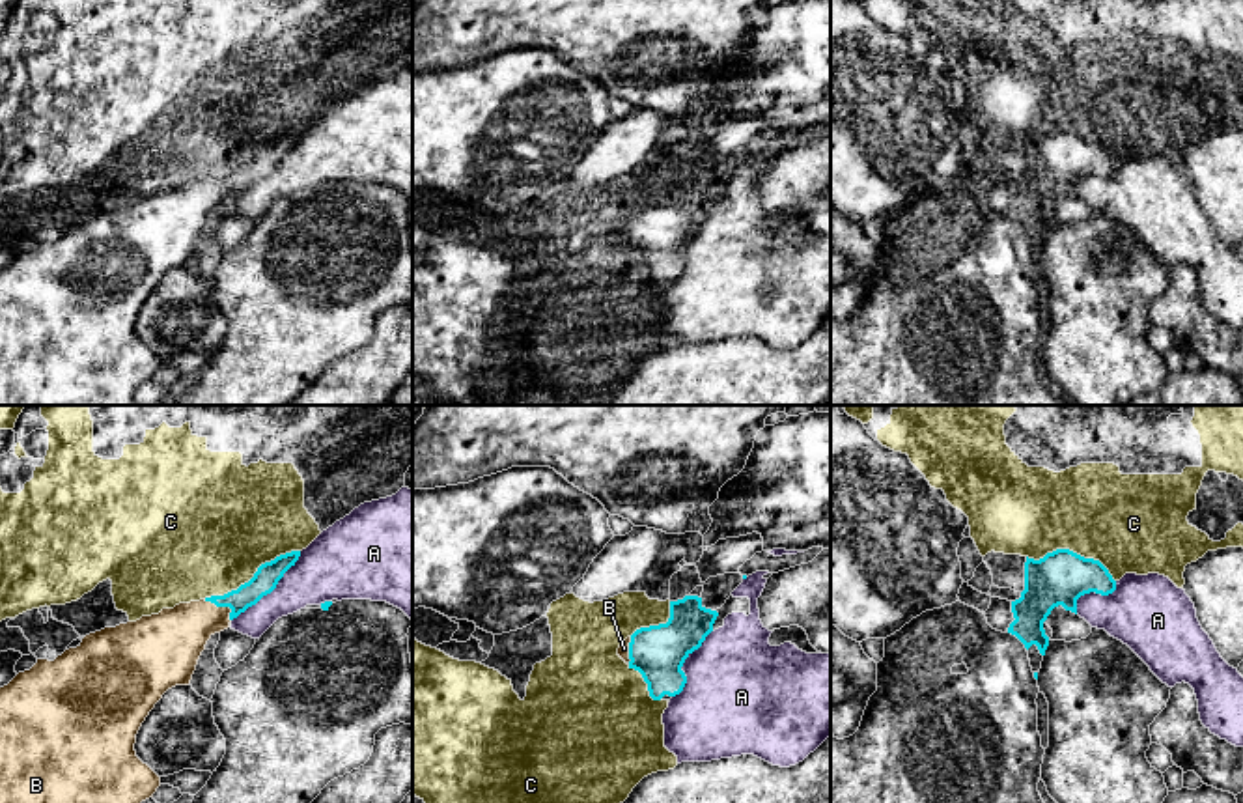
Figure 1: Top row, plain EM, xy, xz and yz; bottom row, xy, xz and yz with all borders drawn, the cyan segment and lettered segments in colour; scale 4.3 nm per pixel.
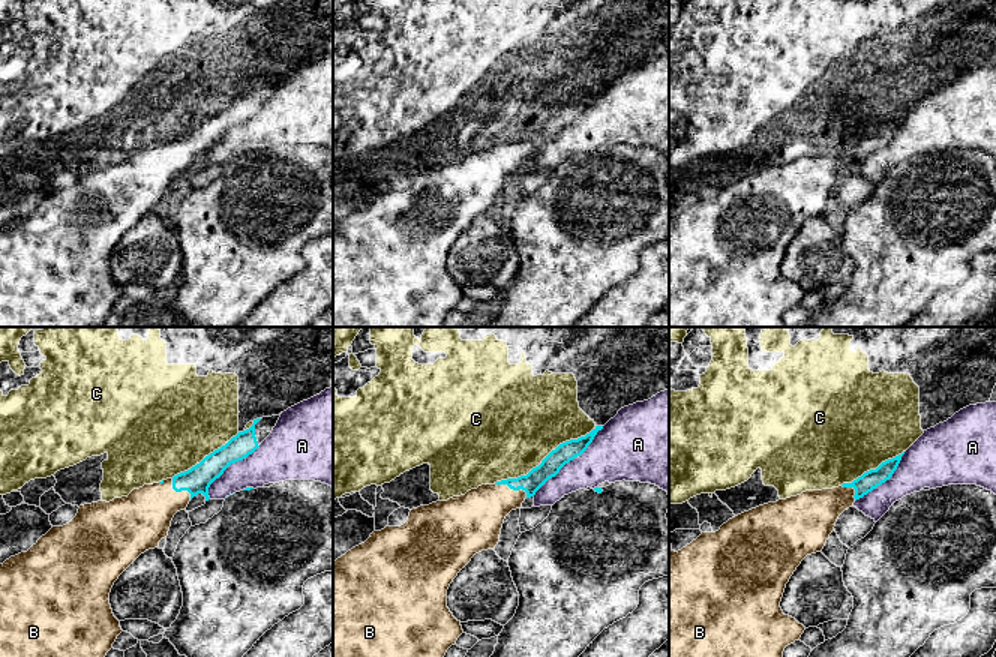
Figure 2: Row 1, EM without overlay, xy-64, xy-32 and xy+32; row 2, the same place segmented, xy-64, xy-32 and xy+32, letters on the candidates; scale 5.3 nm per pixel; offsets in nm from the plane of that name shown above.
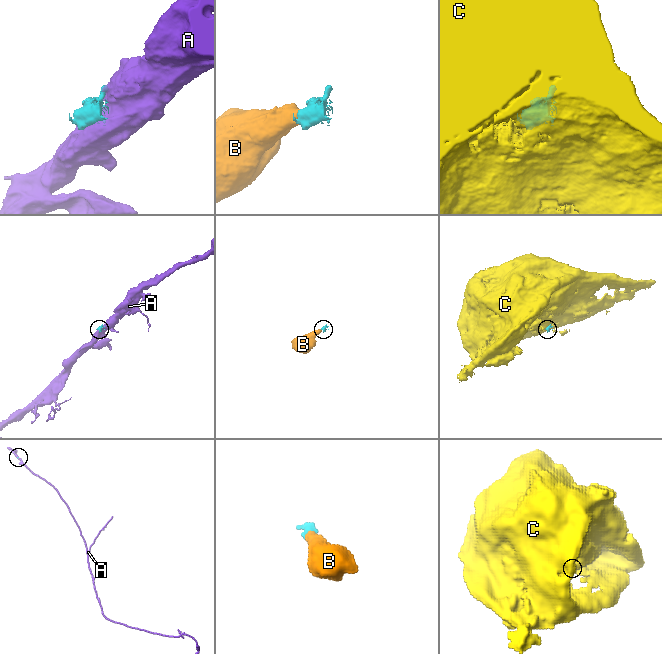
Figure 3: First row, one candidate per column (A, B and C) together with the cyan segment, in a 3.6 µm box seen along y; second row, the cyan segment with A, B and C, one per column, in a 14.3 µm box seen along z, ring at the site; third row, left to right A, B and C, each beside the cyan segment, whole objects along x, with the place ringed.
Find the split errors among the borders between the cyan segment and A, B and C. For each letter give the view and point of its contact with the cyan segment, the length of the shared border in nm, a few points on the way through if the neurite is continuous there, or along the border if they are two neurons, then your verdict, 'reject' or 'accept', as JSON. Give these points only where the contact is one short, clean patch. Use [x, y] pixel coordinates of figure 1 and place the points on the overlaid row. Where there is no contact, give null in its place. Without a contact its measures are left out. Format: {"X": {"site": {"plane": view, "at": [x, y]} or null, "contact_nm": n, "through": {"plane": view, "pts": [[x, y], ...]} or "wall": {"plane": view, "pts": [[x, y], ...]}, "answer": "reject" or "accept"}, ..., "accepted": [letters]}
{"A": {"site": {"plane": "xy", "at": [271, 591]}, "contact_nm": 420, "answer": "reject"}, "B": {"site": {"plane": "xy", "at": [223, 605]}, "contact_nm": 150, "through": {"plane": "xy", "pts": [[267, 576], [249, 594], [223, 605], [176, 637]]}, "answer": "accept"}, "C": {"site": {"plane": "xy", "at": [254, 576]}, "contact_nm": 460, "answer": "reject"}, "accepted": ["B"]}

